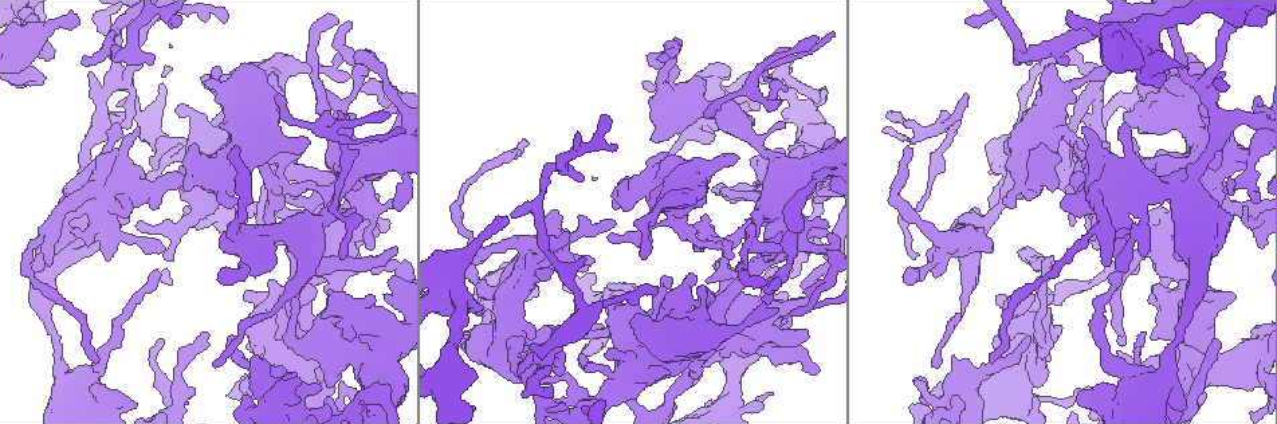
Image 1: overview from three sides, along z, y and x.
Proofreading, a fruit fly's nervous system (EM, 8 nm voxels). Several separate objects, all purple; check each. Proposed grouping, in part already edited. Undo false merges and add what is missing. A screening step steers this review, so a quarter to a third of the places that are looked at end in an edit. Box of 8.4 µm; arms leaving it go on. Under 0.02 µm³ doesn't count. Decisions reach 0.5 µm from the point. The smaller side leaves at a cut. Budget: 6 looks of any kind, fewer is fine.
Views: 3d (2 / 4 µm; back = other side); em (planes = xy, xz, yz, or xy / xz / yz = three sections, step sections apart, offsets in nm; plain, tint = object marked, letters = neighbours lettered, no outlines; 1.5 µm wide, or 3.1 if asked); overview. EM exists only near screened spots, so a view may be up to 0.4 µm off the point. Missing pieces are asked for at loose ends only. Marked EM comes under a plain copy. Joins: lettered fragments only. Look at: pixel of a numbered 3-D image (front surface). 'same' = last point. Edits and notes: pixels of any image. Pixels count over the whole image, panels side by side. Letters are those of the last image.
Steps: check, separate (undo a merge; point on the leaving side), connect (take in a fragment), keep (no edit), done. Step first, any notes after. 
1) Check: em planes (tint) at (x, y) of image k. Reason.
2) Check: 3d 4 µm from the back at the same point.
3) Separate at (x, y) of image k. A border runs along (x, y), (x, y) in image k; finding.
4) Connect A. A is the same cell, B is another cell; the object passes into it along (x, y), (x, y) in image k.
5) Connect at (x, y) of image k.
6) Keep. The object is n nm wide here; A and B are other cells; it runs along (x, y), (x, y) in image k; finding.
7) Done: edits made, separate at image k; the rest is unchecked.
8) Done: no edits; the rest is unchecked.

Check: em yz step 4 (tint) at (162, 248) of image 1. Free end.

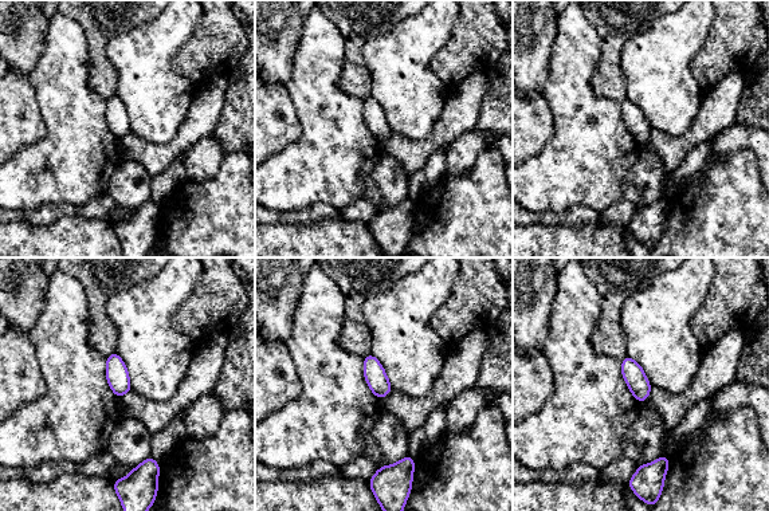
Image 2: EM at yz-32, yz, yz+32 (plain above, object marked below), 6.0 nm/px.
Check: em planes (letters) at the same point. Another direction.

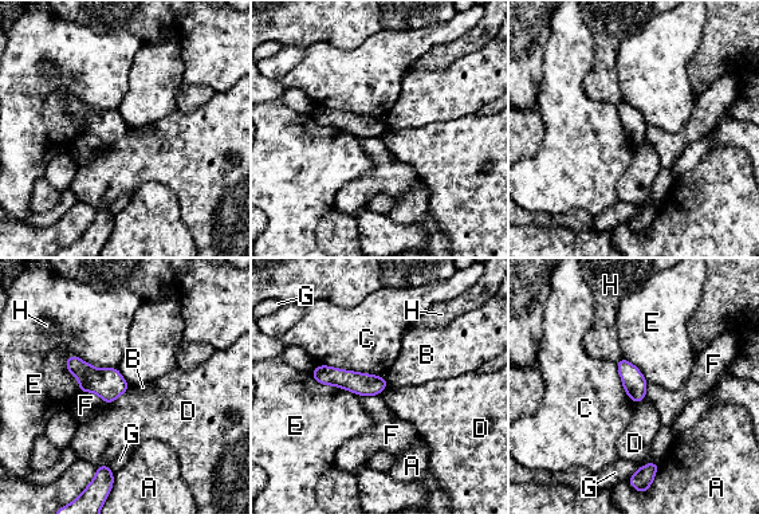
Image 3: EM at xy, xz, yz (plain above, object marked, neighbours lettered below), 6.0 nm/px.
Keep. A, B, C, D, E, F, G and H are other cells; it runs along (315, 375), (362, 384), (382, 384) in image 3; no lettered fragment goes on from it.

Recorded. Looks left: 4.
Check: 3d 2 µm at (221, 267) of image 1. An open end.

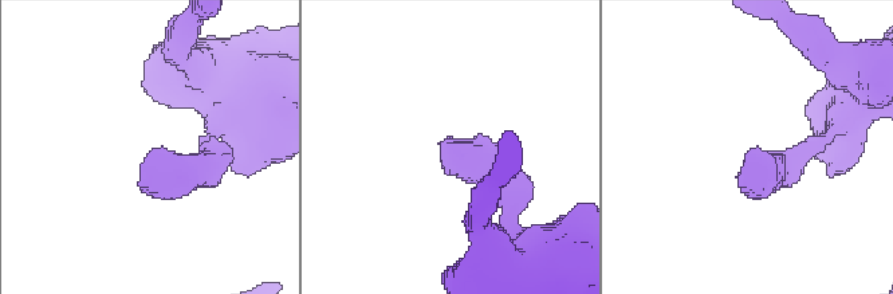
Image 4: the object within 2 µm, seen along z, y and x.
Check: em planes (letters) at (151, 153) of image 4.

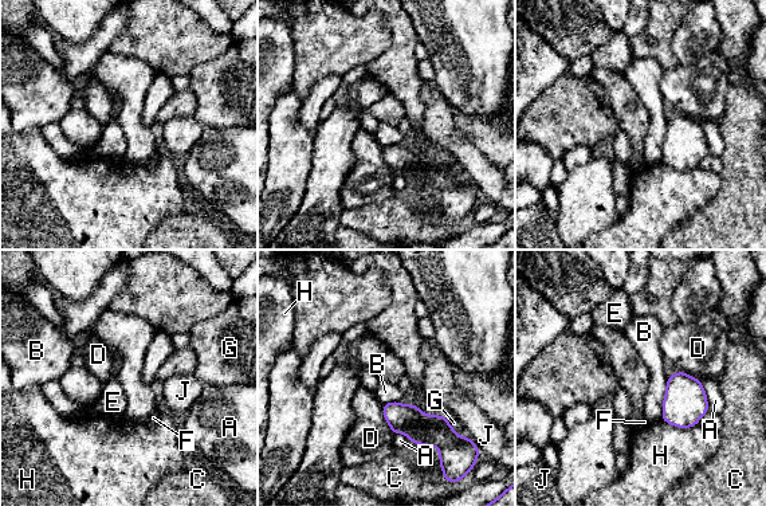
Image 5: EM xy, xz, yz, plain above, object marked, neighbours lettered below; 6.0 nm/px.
Keep. A, B, C, D, E, F, G, H and J are other cells; no lettered fragment goes on from it.

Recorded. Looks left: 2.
Check: em planes (letters) at (777, 267) of image 1. Tapers out.

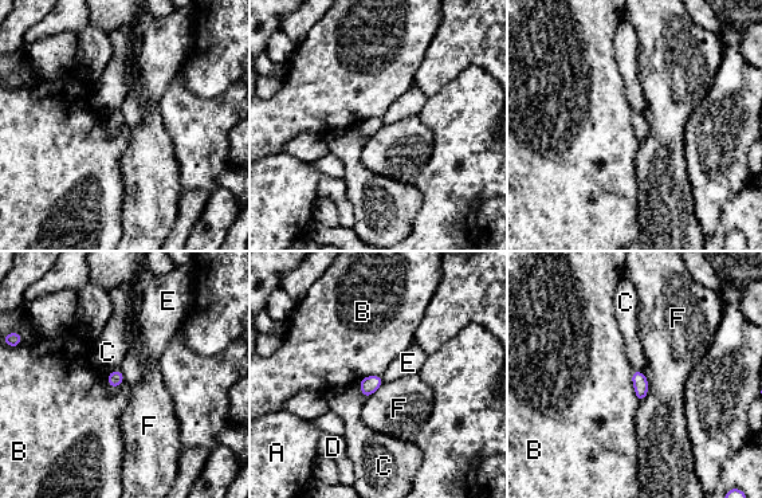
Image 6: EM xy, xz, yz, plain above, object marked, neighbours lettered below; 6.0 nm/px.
Keep. A, B, C, D, E and F are other cells; a border runs along (632, 371), (633, 392), (639, 402) in image 6; none of them fits.

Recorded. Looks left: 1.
Done: no edits; the rest is unchecked.

